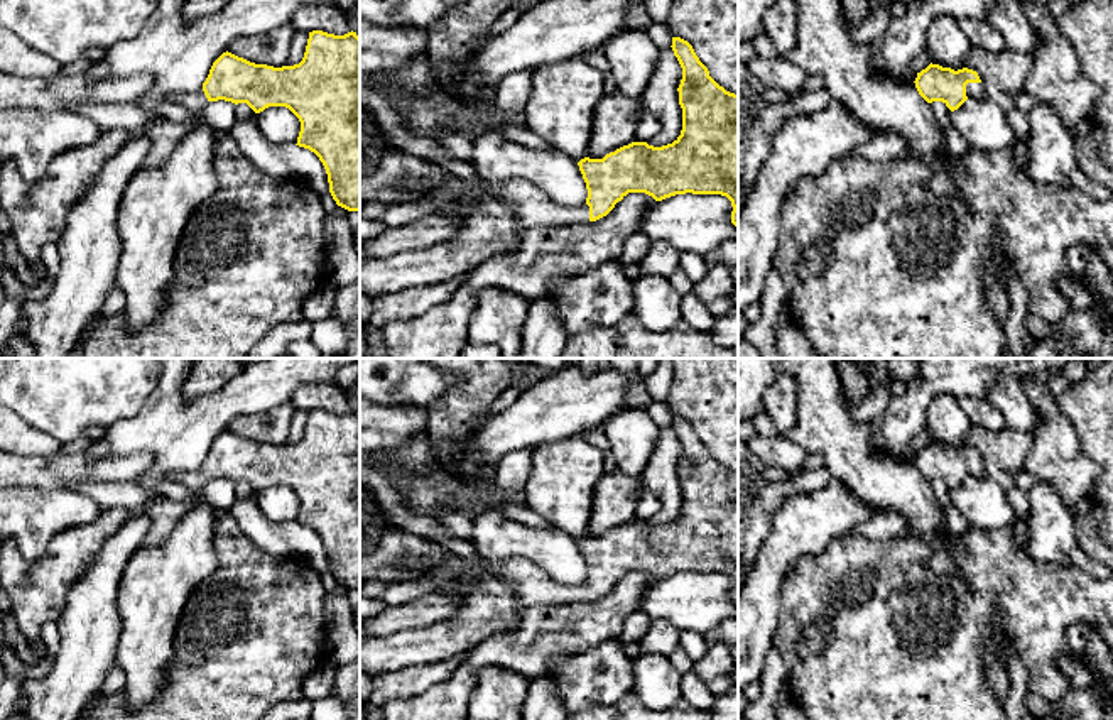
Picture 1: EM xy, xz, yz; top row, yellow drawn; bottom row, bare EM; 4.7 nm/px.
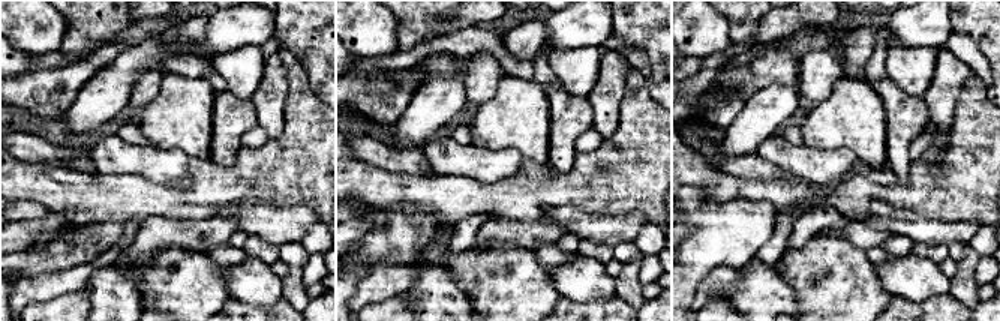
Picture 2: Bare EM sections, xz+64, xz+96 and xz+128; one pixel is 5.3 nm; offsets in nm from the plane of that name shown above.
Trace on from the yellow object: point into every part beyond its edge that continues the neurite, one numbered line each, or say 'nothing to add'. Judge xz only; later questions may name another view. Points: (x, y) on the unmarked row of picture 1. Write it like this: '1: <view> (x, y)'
1: xz (529, 583)

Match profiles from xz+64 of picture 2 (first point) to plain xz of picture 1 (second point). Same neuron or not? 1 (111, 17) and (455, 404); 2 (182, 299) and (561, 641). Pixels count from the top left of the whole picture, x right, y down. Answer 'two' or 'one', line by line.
1: one
2: two

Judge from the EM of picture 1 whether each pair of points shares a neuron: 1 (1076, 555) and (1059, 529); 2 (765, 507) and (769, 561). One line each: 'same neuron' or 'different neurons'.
1: different neurons
2: different neurons

